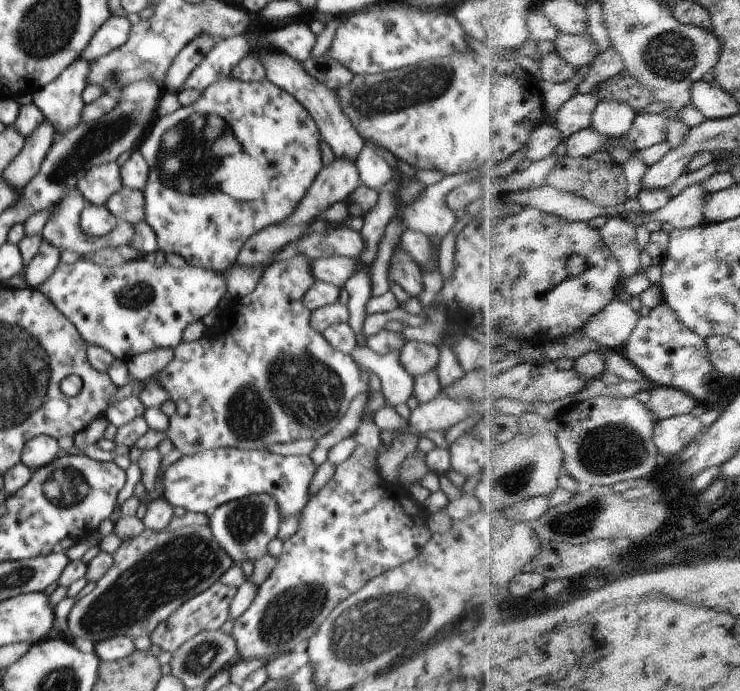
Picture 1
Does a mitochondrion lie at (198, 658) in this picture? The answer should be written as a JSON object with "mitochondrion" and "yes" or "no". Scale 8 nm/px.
{"mitochondrion":"yes"}

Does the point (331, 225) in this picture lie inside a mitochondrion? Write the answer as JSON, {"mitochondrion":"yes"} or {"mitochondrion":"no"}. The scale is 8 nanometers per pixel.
{"mitochondrion":"no"}

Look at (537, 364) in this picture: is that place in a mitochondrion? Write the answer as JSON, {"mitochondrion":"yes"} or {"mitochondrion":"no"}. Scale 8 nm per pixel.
{"mitochondrion":"no"}

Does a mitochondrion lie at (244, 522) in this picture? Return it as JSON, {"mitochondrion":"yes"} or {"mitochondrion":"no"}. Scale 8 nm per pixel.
{"mitochondrion":"yes"}

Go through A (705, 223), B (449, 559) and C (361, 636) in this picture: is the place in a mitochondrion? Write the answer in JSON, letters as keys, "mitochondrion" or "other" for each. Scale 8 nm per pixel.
{"A":"other","B":"other","C":"mitochondrion"}

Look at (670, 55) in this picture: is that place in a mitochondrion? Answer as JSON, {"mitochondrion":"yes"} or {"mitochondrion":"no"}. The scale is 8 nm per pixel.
{"mitochondrion":"yes"}

